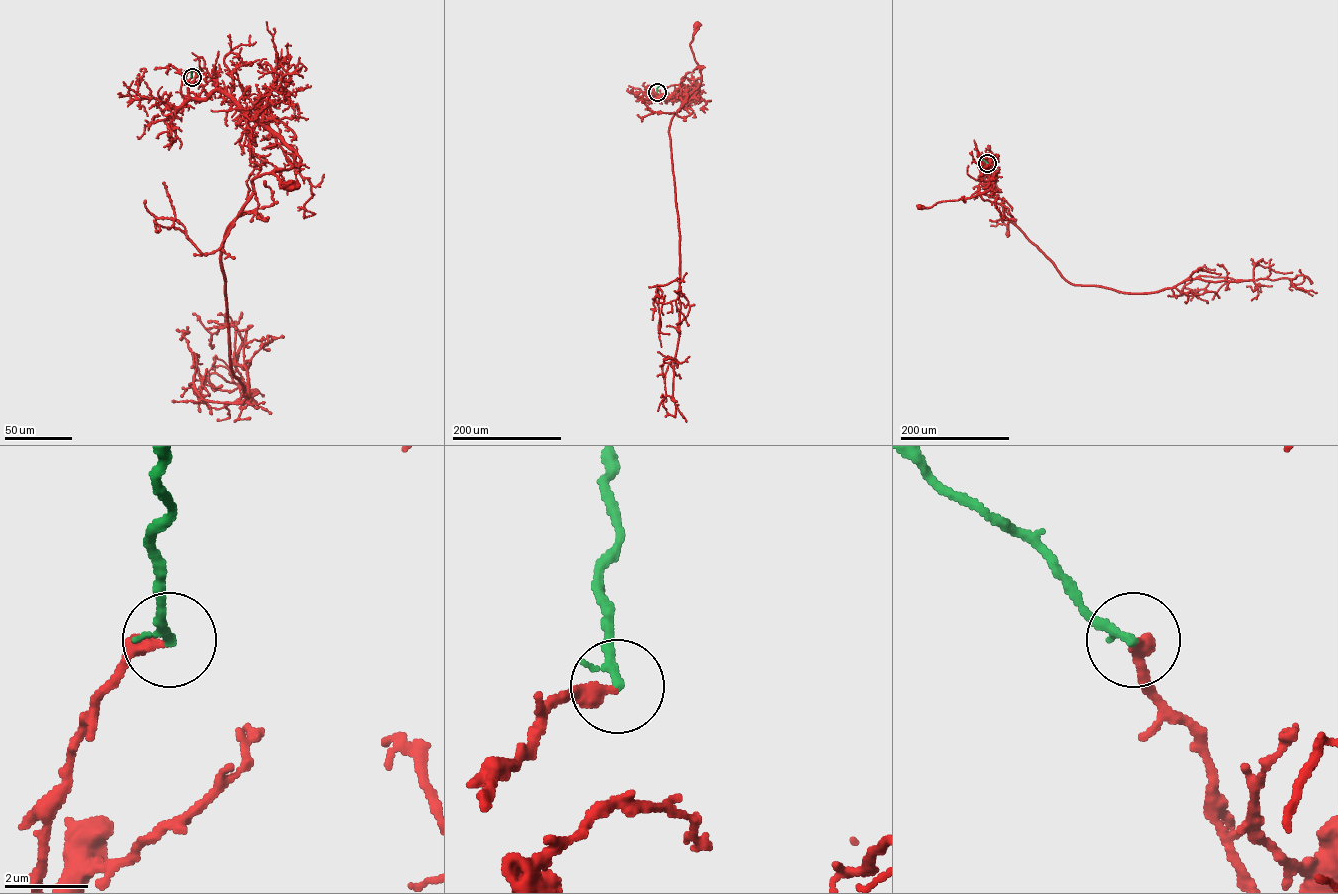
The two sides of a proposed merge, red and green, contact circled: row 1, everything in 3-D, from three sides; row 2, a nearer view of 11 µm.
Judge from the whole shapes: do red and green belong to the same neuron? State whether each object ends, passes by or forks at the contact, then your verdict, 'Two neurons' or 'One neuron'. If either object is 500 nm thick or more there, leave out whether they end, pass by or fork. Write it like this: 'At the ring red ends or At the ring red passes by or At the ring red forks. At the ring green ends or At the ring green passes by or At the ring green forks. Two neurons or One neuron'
At the ring red ends. At the ring green ends. Two neurons

